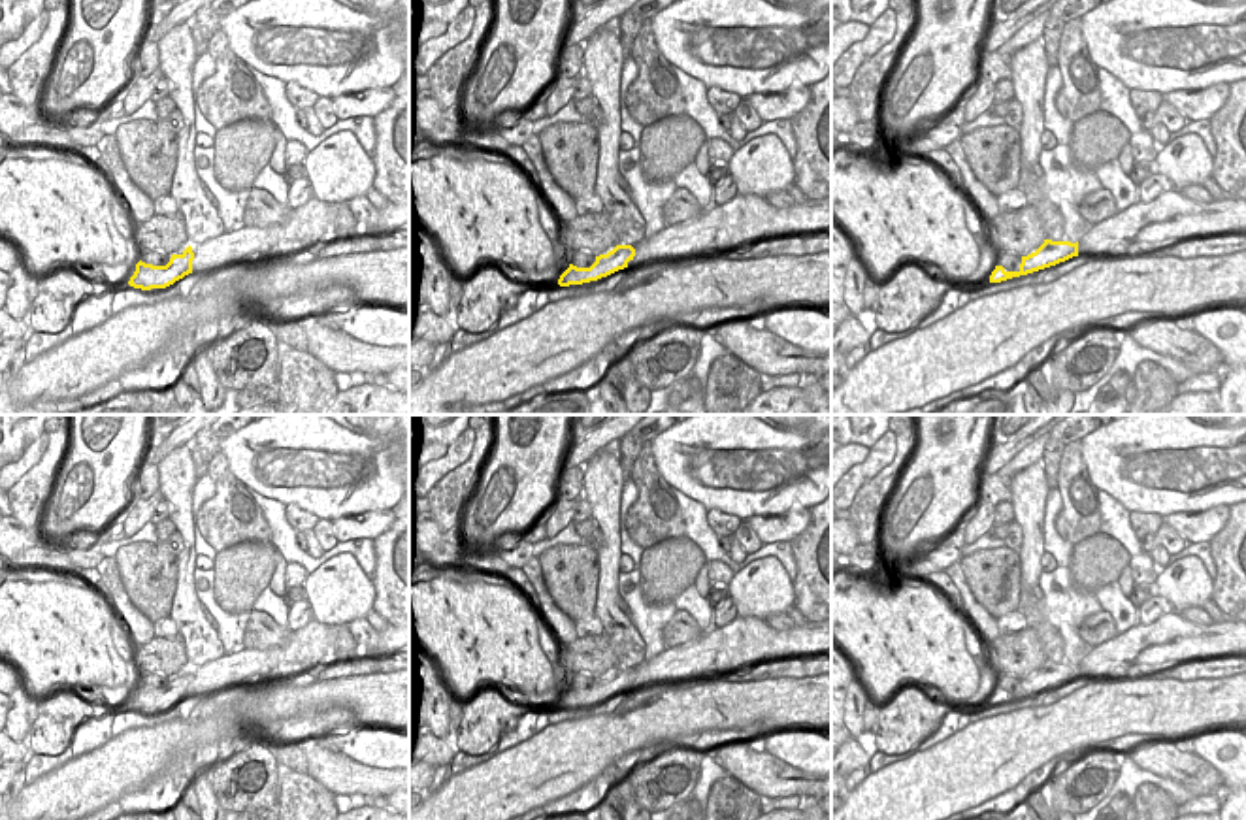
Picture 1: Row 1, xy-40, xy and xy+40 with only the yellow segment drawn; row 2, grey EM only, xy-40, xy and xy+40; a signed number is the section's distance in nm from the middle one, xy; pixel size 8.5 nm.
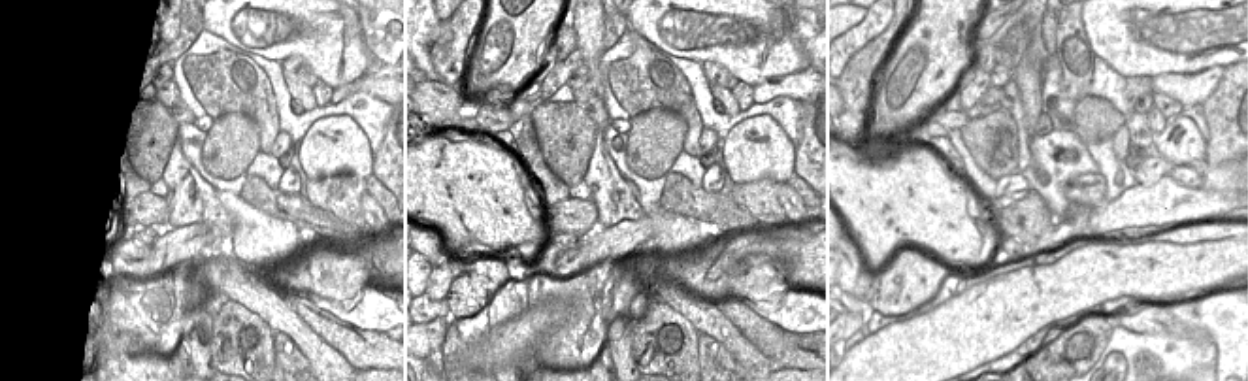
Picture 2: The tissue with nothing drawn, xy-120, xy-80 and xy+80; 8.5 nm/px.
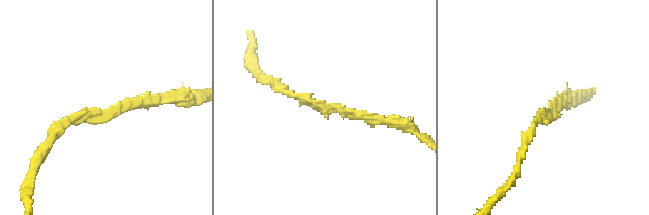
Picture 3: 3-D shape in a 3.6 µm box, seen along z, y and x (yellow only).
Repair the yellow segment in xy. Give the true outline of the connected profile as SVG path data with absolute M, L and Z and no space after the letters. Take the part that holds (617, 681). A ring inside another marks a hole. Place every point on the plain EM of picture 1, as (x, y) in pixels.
M616 667L607 677L596 679L596 684L590 690L577 690L569 686L569 690L560 697L558 707L569 709L598 703L628 690L628 684L633 682L633 679L635 671L631 667Z

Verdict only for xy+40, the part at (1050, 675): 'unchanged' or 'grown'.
unchanged

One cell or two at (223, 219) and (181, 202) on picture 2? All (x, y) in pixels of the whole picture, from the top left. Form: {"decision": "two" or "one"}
{"decision": "one"}

